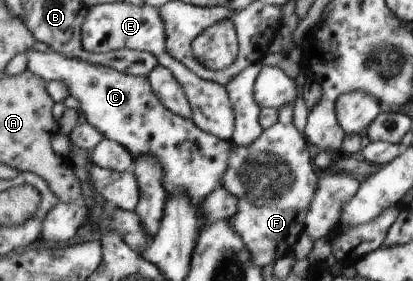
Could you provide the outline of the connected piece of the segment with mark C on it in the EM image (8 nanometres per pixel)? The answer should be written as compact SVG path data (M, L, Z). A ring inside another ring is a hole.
M40 46L28 50L26 58L25 70L46 82L62 80L68 86L71 96L79 101L83 119L98 128L106 139L126 146L135 159L140 156L158 158L166 172L164 188L169 195L188 194L199 212L200 206L206 202L204 198L222 187L228 160L236 144L204 132L193 118L184 118L170 110L153 90L149 77L122 74L114 68L68 58L54 49Z

